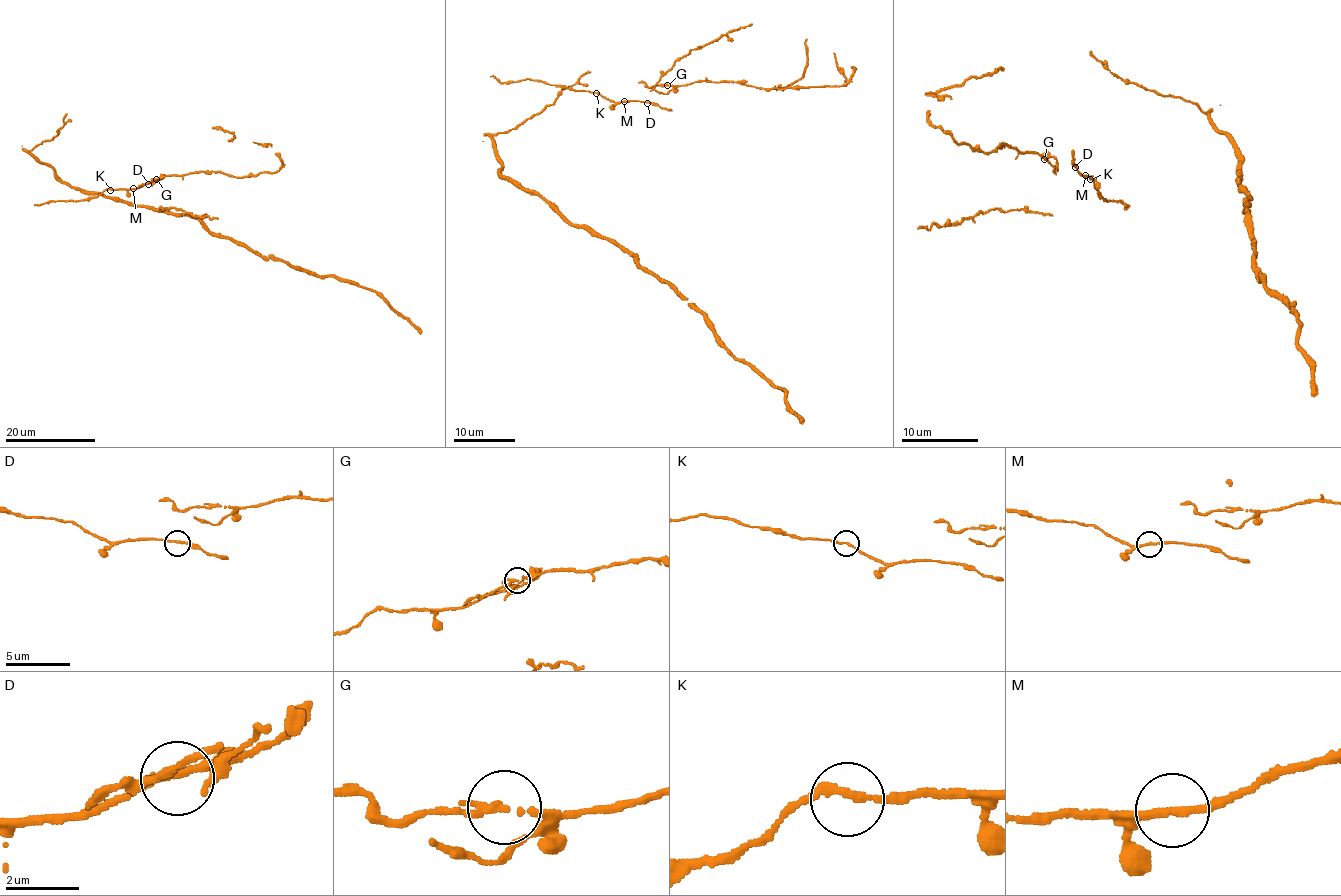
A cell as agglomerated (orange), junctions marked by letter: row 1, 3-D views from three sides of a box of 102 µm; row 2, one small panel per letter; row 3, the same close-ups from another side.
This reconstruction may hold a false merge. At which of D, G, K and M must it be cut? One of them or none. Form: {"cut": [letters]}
{"cut": ["G"]}

